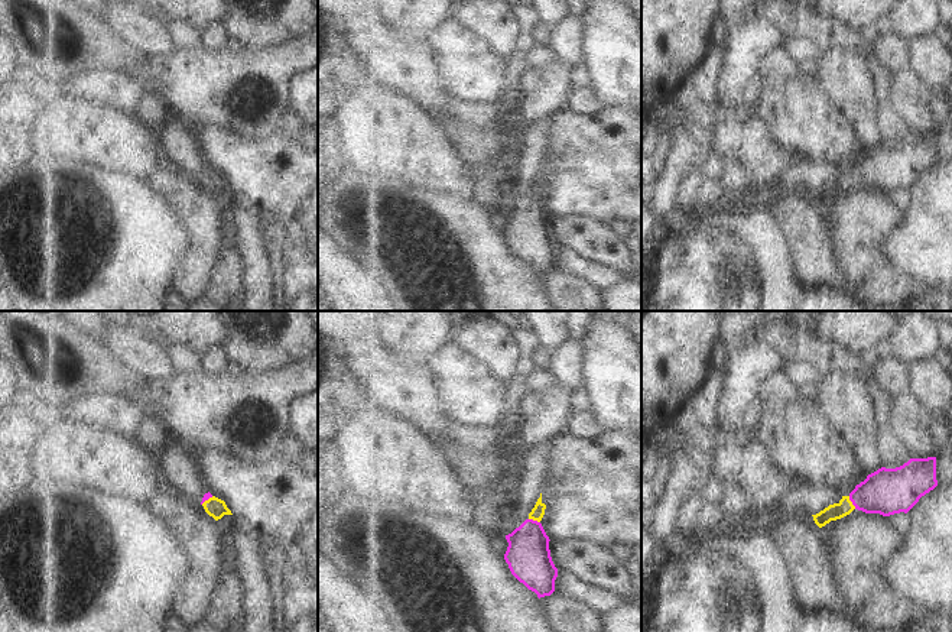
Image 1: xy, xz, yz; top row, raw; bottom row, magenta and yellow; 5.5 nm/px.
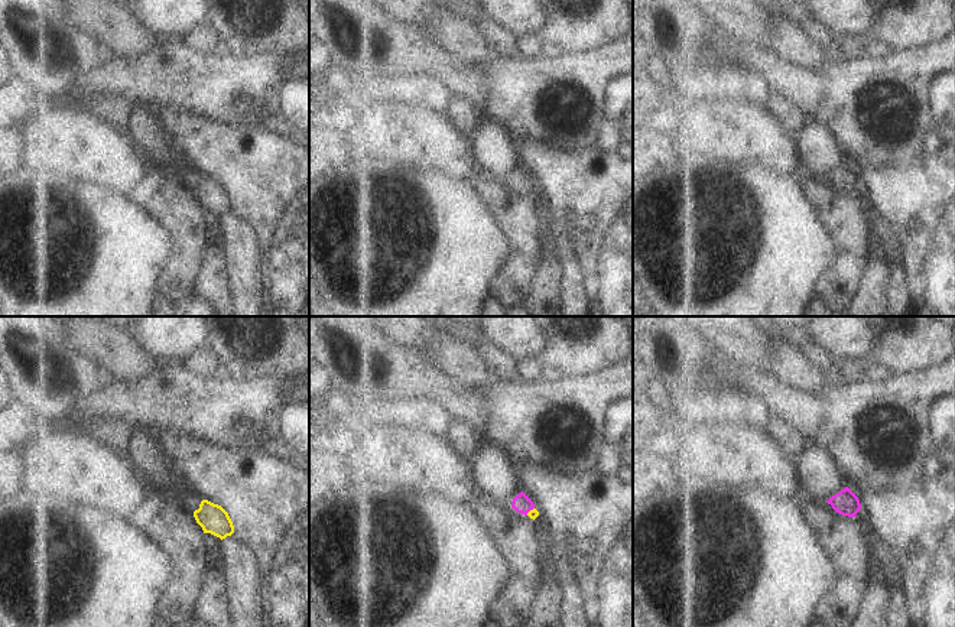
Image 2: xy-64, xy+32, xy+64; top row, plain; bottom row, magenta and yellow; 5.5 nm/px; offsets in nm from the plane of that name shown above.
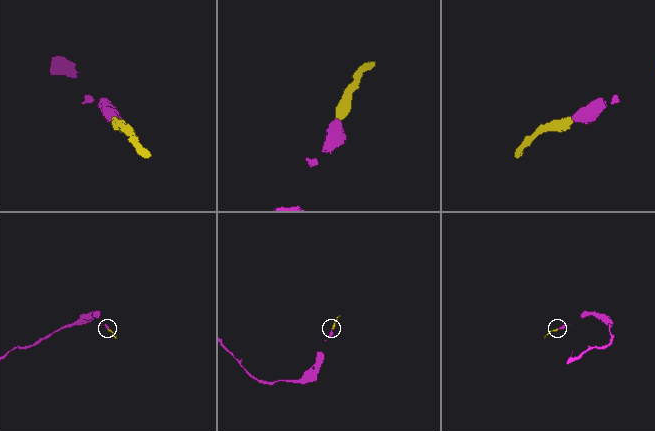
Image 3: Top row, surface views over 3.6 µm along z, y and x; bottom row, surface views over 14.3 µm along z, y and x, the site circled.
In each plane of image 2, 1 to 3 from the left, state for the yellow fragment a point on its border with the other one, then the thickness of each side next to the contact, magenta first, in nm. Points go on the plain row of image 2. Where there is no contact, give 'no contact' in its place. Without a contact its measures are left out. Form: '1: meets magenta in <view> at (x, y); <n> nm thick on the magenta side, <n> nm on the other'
1: no contact
2: meets magenta in xy+32 at (529, 187); 100 nm thick on the magenta side, 50 nm on the other
3: no contact

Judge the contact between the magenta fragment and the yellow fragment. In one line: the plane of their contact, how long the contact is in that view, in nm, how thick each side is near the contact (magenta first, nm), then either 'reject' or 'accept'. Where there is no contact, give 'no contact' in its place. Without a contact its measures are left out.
meets magenta in yz; contact 80 nm long; 260 nm thick on the magenta side, 90 nm on the other; accept

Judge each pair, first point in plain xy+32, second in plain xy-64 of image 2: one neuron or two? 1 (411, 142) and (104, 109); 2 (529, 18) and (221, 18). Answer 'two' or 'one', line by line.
1: two
2: two

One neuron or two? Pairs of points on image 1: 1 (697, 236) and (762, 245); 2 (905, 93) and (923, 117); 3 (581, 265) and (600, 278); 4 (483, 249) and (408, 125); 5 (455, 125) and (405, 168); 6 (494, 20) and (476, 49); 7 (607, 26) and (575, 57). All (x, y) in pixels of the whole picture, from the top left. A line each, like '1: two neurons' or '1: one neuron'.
1: one neuron
2: one neuron
3: one neuron
4: two neurons
5: two neurons
6: two neurons
7: two neurons

